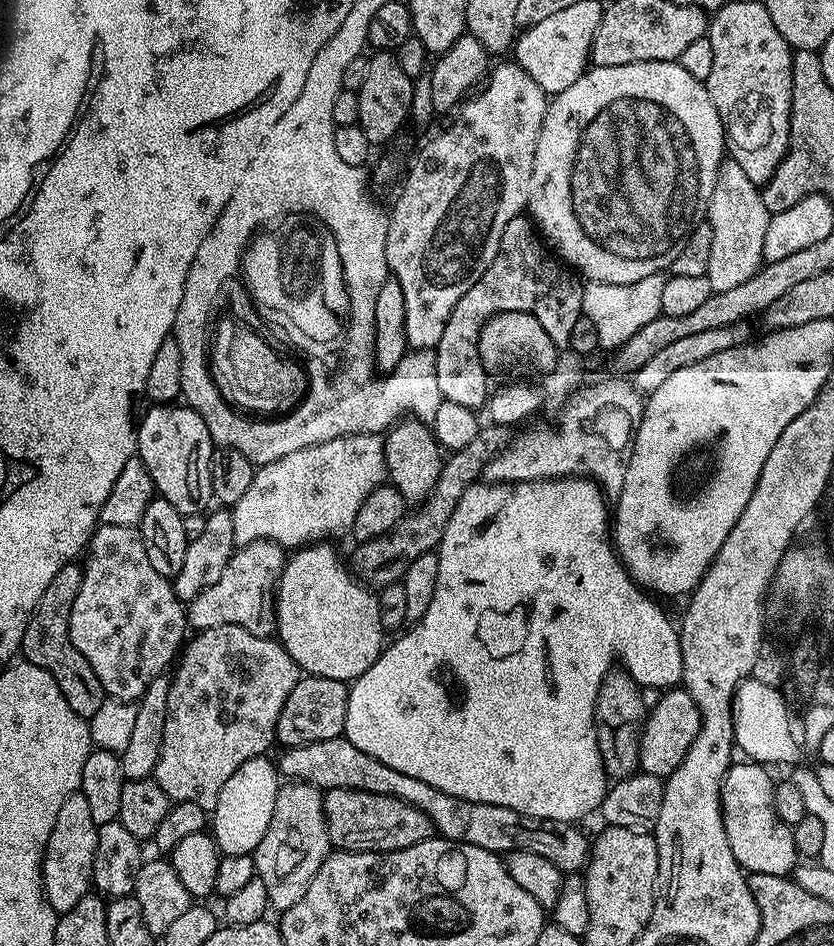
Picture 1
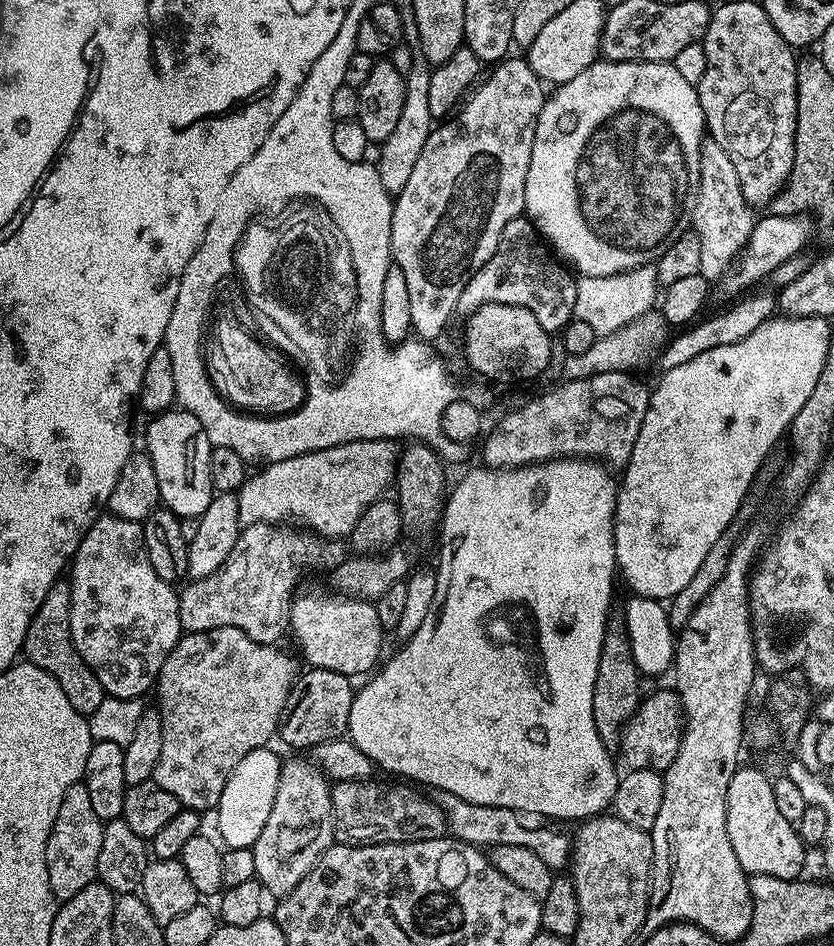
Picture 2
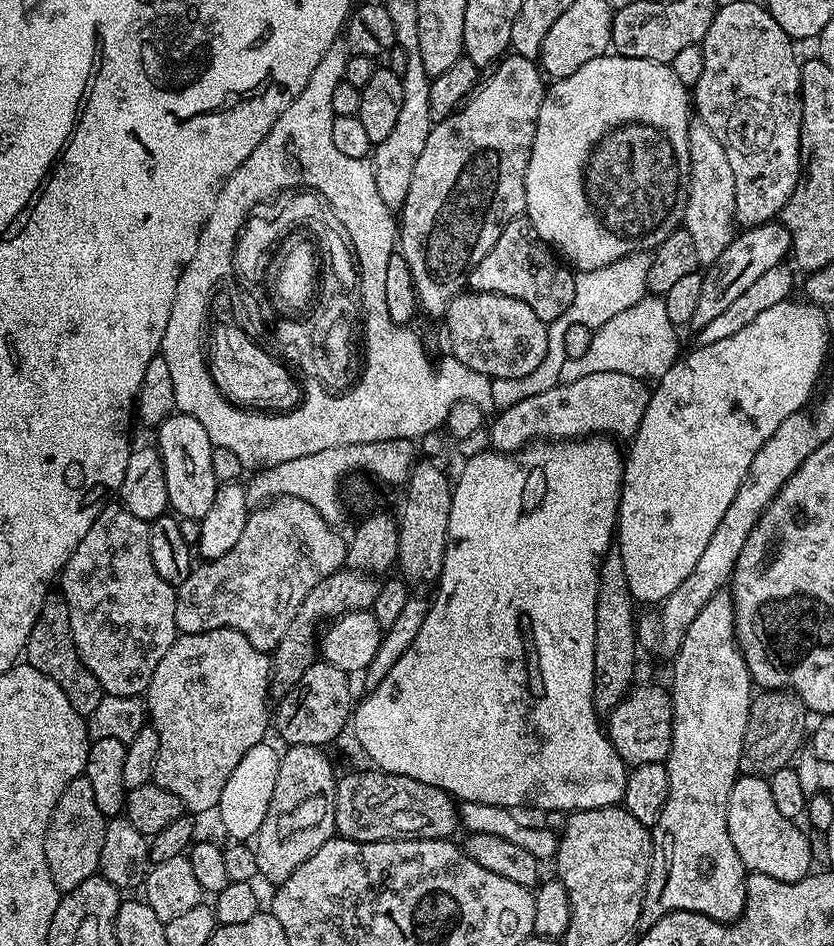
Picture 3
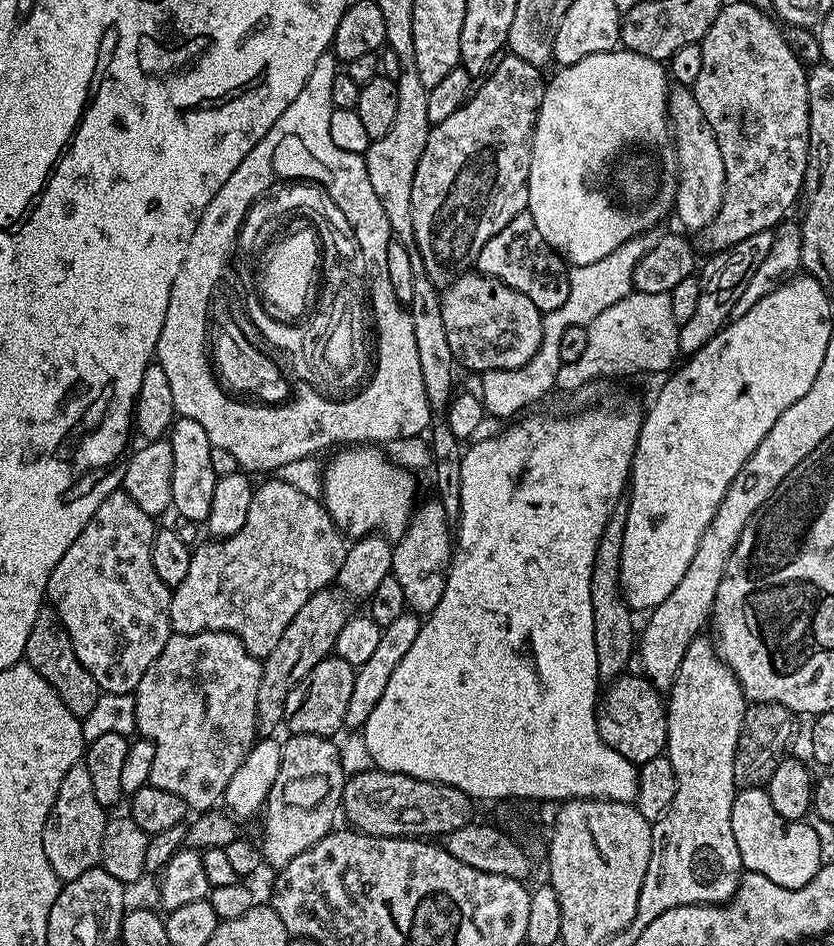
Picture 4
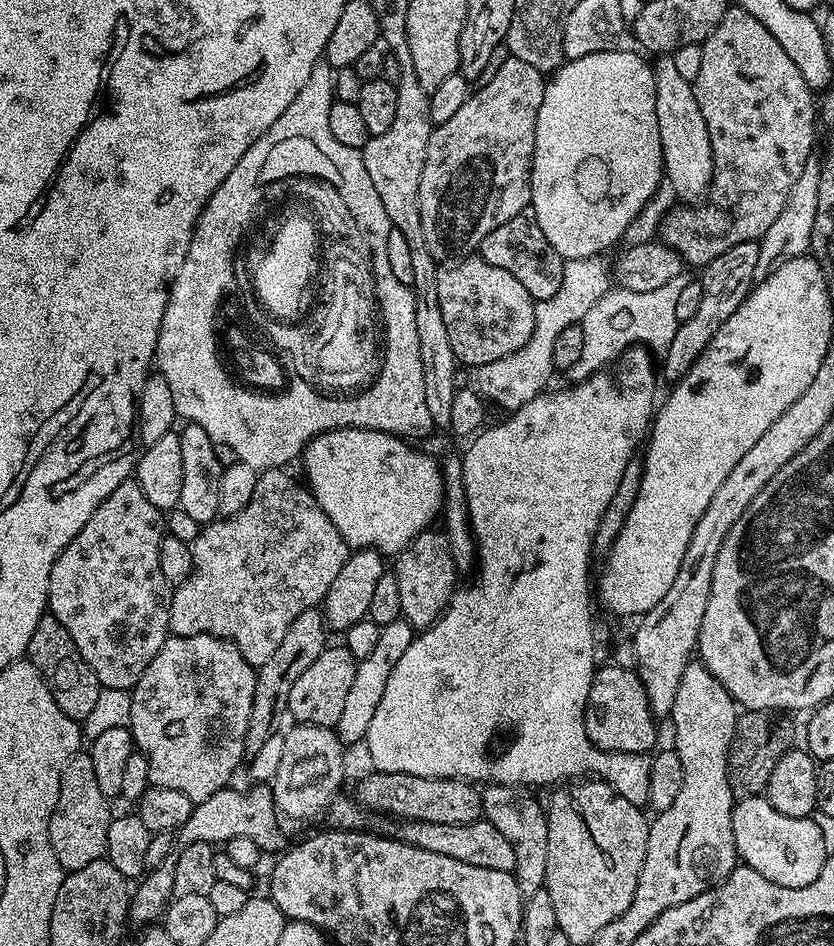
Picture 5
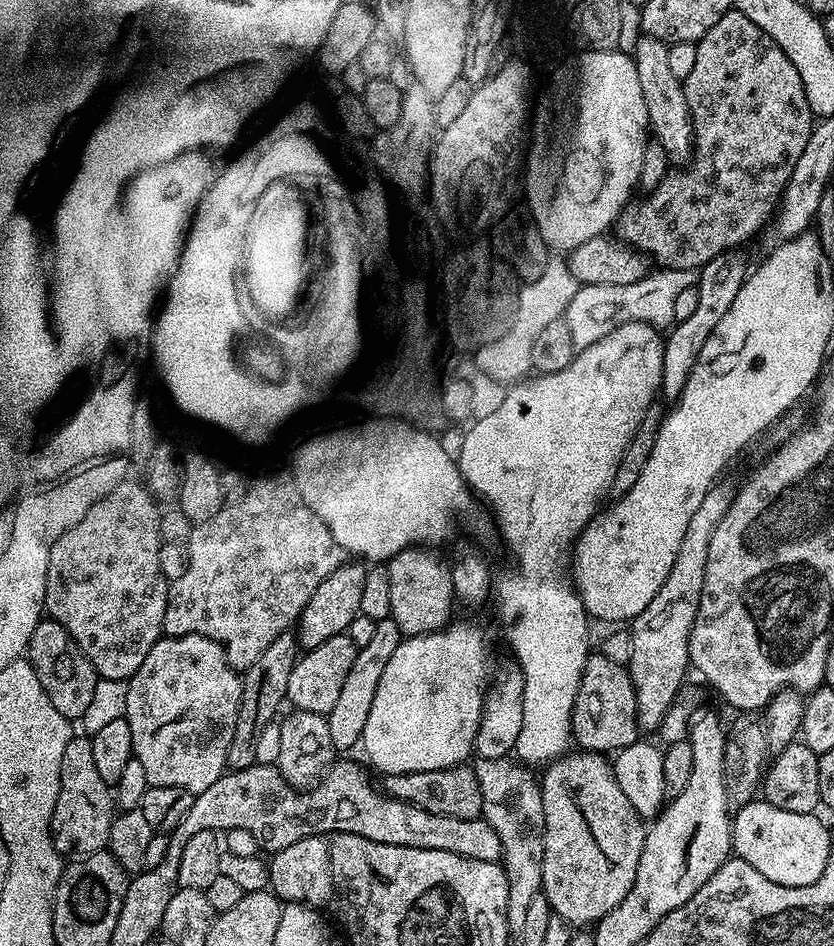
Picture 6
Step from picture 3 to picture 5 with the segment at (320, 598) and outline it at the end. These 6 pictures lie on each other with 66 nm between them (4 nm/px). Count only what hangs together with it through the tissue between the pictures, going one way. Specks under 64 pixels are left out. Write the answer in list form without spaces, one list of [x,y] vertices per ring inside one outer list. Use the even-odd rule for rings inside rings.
[[[319,609],[303,611],[287,628],[285,637],[282,638],[274,653],[257,667],[254,706],[250,710],[250,726],[246,730],[244,743],[245,757],[250,758],[258,754],[258,750],[262,750],[263,744],[266,743],[266,738],[274,735],[272,715],[275,712],[283,713],[287,709],[291,687],[326,647],[328,640],[325,633],[327,634],[326,621]]]

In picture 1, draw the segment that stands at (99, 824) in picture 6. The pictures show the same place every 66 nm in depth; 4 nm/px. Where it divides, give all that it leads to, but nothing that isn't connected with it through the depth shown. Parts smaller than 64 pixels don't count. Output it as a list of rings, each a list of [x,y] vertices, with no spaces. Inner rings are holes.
[[[79,790],[62,802],[62,810],[58,810],[58,818],[54,818],[54,830],[50,830],[50,838],[44,847],[44,859],[40,861],[40,887],[44,889],[44,901],[57,914],[74,910],[93,887],[97,827],[94,818],[90,818],[90,806]]]

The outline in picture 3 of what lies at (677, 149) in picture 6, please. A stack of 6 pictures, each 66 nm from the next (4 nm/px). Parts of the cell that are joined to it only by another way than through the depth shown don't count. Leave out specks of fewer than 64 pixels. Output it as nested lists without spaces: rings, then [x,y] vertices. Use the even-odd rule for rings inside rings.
[[[698,118],[693,119],[688,129],[688,162],[688,201],[684,207],[682,226],[690,234],[694,254],[701,265],[711,266],[734,239],[732,224],[737,223],[734,170],[730,170],[730,158],[726,158],[722,142],[718,142],[710,126],[706,126]]]

